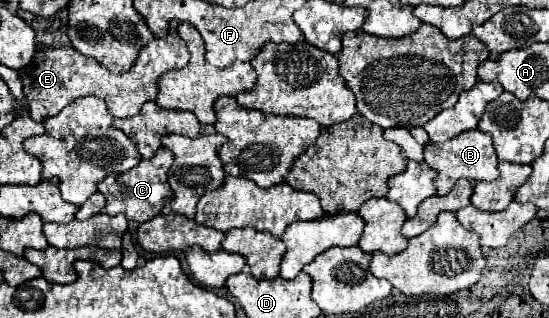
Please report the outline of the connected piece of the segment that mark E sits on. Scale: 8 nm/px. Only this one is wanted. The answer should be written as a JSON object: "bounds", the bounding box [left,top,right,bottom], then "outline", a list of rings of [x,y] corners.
{"bounds":[20,21,190,121],"outline":[[[178,21],[170,23],[168,35],[166,37],[154,37],[146,49],[138,55],[138,61],[130,67],[126,73],[112,73],[104,69],[100,63],[94,59],[84,57],[78,53],[74,47],[46,47],[42,51],[36,51],[34,61],[20,71],[22,83],[24,83],[24,107],[30,119],[34,121],[44,121],[48,117],[54,117],[60,113],[70,101],[84,97],[84,95],[94,95],[106,101],[106,109],[112,117],[132,117],[140,111],[140,107],[146,101],[152,101],[156,97],[156,83],[160,75],[164,75],[170,69],[180,69],[188,63],[190,55],[186,49],[186,43],[178,37]]]}

